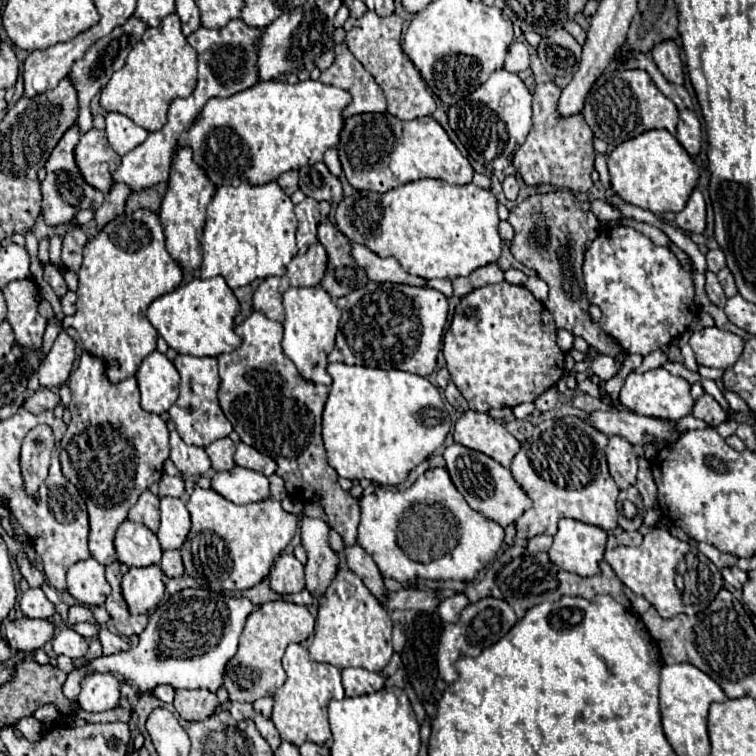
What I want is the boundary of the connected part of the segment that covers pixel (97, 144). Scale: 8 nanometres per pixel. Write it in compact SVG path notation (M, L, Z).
M89 130L75 146L75 164L81 176L103 194L111 190L109 174L117 168L117 162L121 162L121 156L109 146L103 130Z

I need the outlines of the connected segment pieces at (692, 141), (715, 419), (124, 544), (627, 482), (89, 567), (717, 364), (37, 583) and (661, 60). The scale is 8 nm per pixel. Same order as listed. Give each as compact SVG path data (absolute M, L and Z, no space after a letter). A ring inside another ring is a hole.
M681 112L677 124L677 140L689 156L697 156L701 150L701 124L695 112Z
M703 394L697 402L695 402L695 406L693 406L693 412L691 412L695 418L701 418L701 420L705 420L709 426L713 426L713 428L717 428L721 422L725 422L727 420L727 414L723 412L723 408L717 404L717 400L713 398L713 396L709 396L709 394Z
M125 520L115 534L115 550L119 562L127 566L159 566L161 546L157 536L139 522Z
M609 438L609 444L605 448L607 462L609 462L609 472L617 486L621 490L629 488L635 484L635 474L637 474L637 456L633 454L633 446L625 442L625 438Z
M95 558L73 564L67 572L67 590L81 604L105 604L105 598L111 594L111 586L105 580L105 566Z
M717 326L691 332L689 346L693 348L697 362L709 368L729 368L743 352L743 340Z
M23 552L17 554L17 564L19 564L19 568L21 568L21 576L29 582L31 588L41 588L41 586L43 586L43 582L45 582L45 574L39 572L39 570L27 560L27 556L25 556Z
M661 42L661 46L653 48L653 62L659 72L673 84L683 84L683 62L679 56L679 48L675 42Z

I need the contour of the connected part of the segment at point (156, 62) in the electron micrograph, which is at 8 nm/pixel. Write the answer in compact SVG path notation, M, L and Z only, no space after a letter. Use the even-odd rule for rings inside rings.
M169 14L157 28L147 28L141 42L129 52L127 64L117 70L101 90L101 108L131 118L141 128L155 132L167 122L167 108L175 98L187 98L197 84L197 52L181 32L177 14Z

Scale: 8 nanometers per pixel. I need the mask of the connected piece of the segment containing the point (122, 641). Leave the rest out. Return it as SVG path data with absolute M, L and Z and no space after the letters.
M101 628L99 630L99 640L103 644L103 654L109 656L109 654L117 654L121 650L129 650L129 640L119 636L119 634L113 634L109 632L107 628Z

